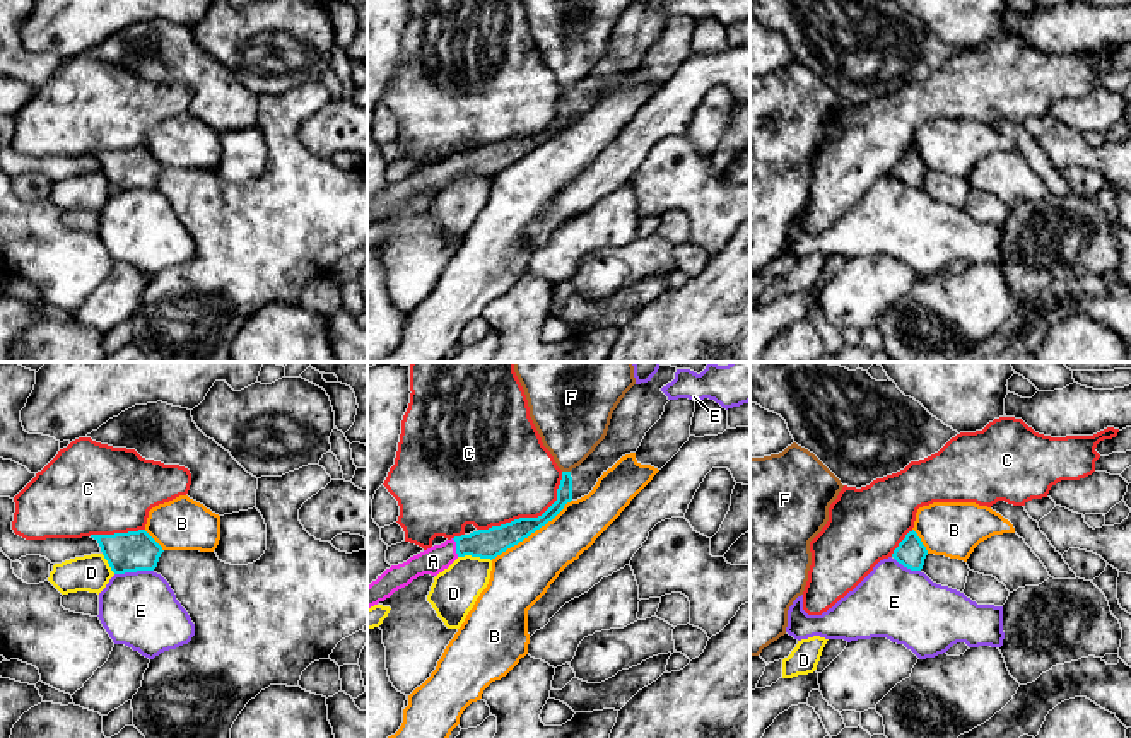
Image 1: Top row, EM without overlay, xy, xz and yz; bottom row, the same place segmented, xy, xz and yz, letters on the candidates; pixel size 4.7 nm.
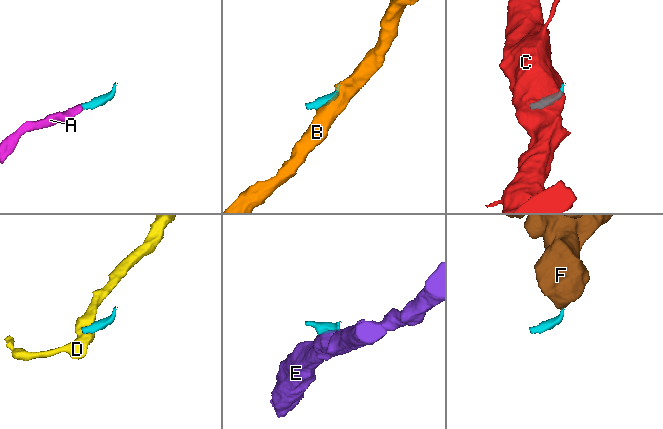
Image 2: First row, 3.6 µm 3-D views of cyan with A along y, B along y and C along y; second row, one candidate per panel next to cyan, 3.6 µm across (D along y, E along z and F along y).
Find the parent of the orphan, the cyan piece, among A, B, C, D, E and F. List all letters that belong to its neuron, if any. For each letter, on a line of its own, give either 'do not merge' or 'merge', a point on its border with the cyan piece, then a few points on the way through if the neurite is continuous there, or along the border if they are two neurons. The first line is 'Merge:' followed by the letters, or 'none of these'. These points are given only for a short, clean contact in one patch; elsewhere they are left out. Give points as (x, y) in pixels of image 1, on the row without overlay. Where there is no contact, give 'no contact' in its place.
Merge: A
A: merge; contact xz (457, 164); way xz (487, 161), (457, 164), (433, 178)
B: do not merge; contact xz (530, 151)
C: do not merge; contact xz (530, 135)
D: do not merge; contact xz (475, 173); border xz (458, 173), (479, 173), (491, 178)
E: do not merge; contact xy (134, 188); border xy (152, 187), (115, 192)
F: do not merge; contact xz (566, 89); border xz (562, 87), (569, 89)

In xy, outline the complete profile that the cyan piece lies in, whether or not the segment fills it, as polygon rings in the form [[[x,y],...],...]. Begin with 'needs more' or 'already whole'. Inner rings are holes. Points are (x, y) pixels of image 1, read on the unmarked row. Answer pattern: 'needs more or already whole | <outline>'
already whole | [[[145,149],[91,152],[114,191],[154,188],[162,164]]]

